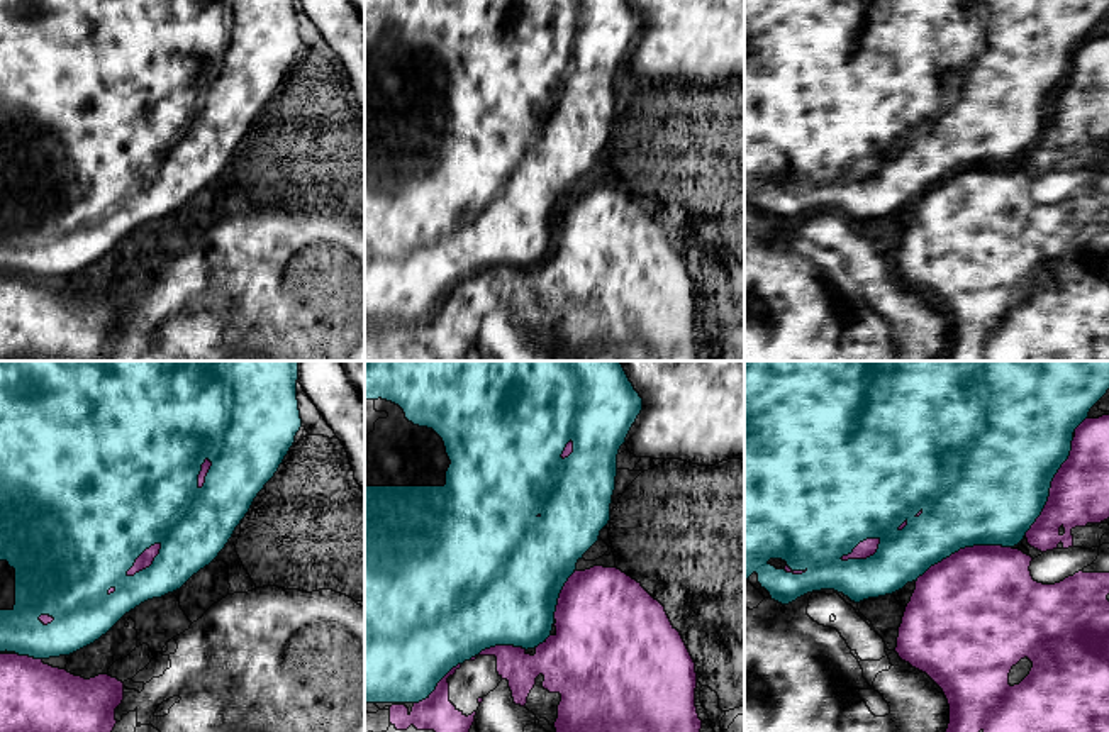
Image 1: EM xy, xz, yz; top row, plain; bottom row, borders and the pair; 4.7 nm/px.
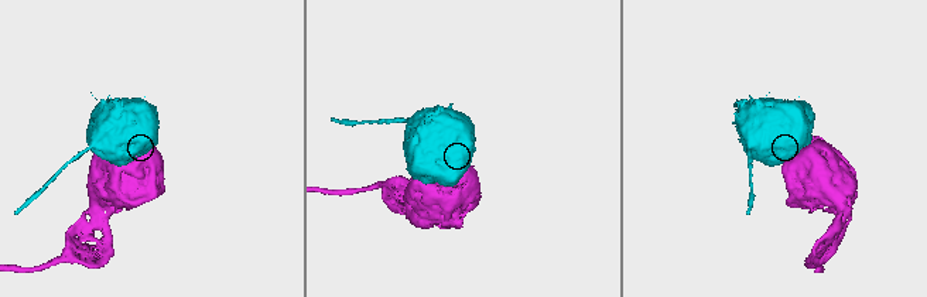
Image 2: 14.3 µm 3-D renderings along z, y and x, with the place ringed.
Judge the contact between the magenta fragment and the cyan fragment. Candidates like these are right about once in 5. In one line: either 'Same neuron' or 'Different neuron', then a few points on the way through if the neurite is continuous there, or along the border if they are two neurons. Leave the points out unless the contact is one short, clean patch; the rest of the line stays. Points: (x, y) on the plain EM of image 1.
Different neuron

